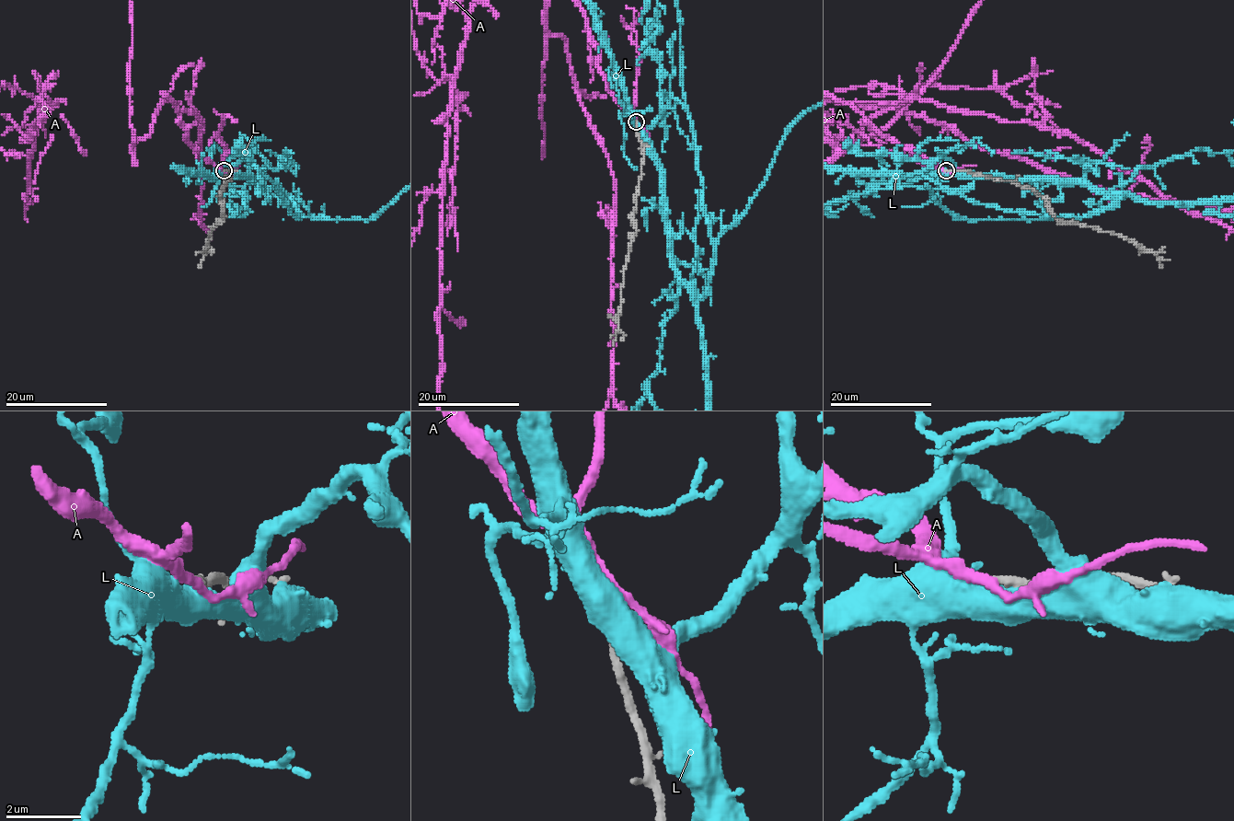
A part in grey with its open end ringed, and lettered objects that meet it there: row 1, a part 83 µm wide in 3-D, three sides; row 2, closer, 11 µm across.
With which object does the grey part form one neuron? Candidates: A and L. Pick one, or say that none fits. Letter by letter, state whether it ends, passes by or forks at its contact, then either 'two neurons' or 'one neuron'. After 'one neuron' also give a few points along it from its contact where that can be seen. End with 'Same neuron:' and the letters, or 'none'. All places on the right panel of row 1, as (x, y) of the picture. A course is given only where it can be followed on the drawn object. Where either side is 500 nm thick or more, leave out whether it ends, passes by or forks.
A: it passes by | one neuron
L: two neurons
Same neuron: A

